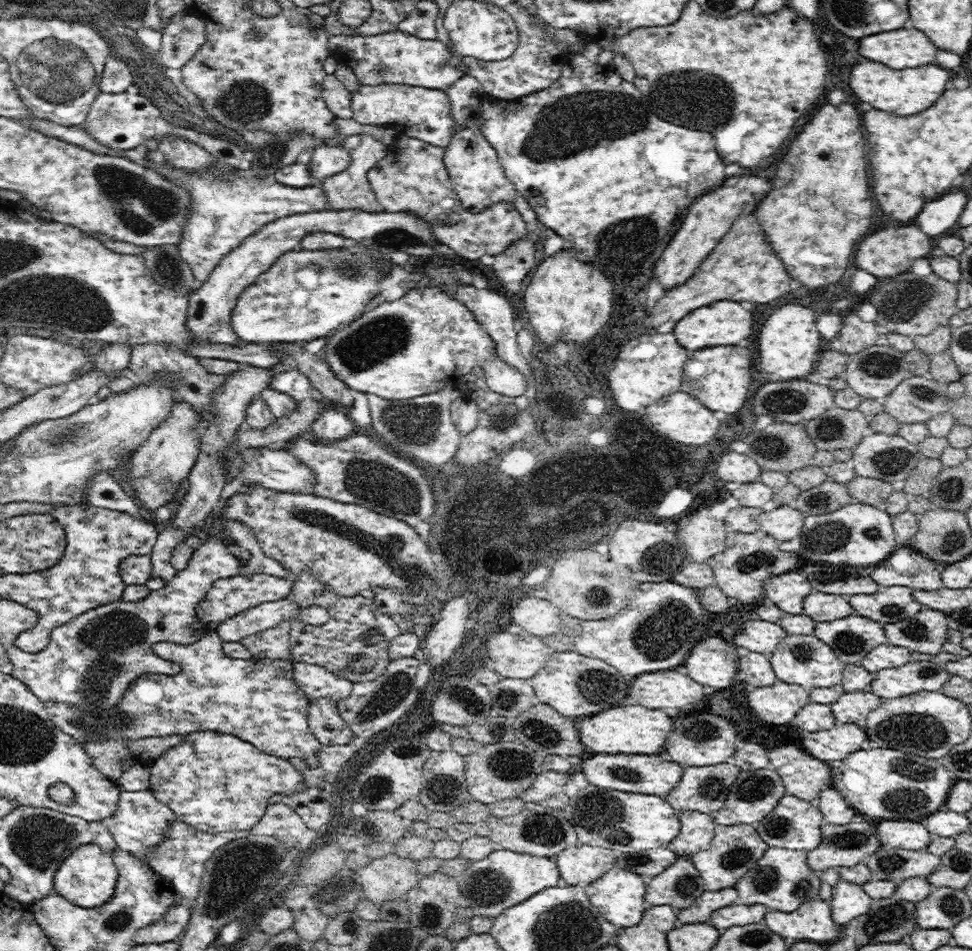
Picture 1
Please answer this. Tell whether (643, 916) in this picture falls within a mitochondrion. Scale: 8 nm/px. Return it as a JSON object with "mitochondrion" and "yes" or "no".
{"mitochondrion":"no"}

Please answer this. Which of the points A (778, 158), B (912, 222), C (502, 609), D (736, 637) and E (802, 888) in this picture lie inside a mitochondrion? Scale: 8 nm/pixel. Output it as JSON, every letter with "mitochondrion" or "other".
{"A":"other","B":"other","C":"other","D":"other","E":"mitochondrion"}

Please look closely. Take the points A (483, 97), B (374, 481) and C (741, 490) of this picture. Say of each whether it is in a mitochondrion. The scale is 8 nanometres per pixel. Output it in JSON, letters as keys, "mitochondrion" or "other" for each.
{"A":"other","B":"mitochondrion","C":"other"}

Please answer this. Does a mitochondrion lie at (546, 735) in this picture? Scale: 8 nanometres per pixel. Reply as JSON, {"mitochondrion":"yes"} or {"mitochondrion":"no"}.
{"mitochondrion":"yes"}

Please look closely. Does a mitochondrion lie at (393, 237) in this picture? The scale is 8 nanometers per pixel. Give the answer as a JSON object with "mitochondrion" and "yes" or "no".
{"mitochondrion":"yes"}

